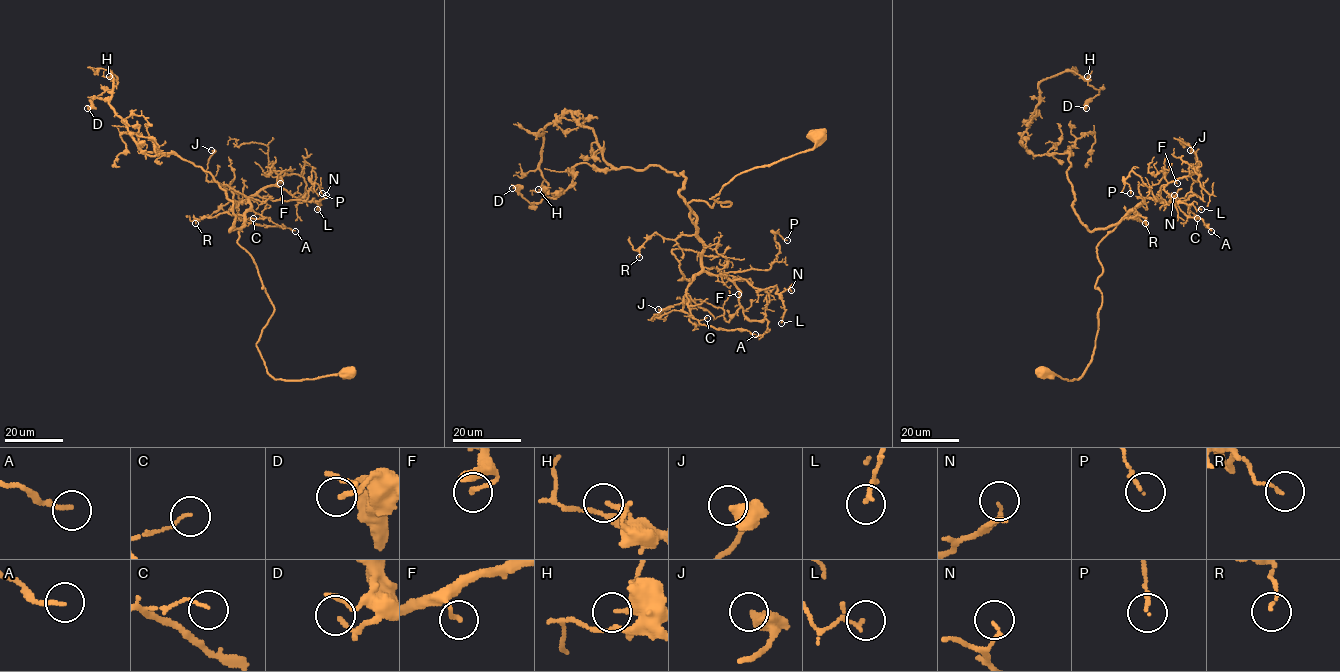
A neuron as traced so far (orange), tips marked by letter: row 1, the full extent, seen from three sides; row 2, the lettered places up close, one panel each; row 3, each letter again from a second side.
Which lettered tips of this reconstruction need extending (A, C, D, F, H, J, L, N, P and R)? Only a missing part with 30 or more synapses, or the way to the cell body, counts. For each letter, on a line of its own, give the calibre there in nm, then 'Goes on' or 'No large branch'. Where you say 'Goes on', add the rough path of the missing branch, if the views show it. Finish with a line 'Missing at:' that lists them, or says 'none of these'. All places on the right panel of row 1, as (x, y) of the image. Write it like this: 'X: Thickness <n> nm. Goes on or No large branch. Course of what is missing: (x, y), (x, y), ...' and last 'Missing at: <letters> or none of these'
A: Thickness 170 nm. No large branch
C: Thickness 90 nm. No large branch
D: Thickness 160 nm. No large branch
F: Thickness 120 nm. No large branch
H: Thickness 170 nm. No large branch
J: Thickness 480 nm. No large branch
L: Thickness 100 nm. No large branch
N: Thickness 130 nm. No large branch
P: Thickness 130 nm. No large branch
R: Thickness 100 nm. No large branch
Missing at: none of these

